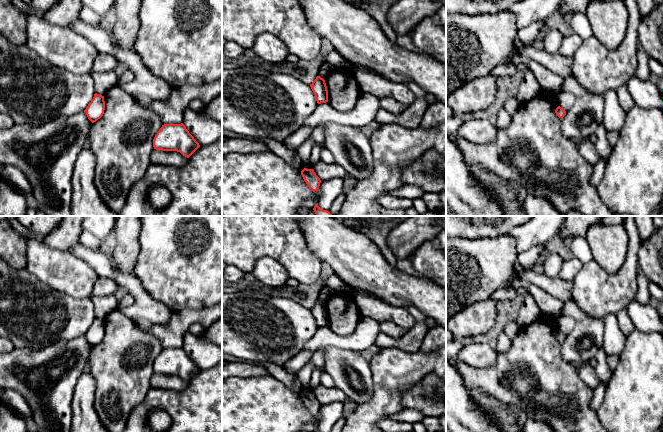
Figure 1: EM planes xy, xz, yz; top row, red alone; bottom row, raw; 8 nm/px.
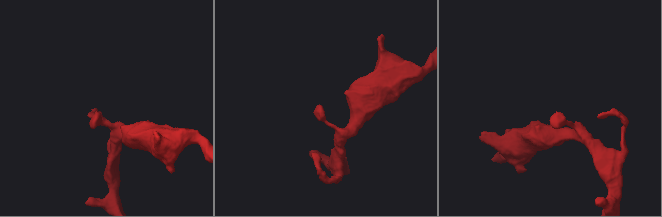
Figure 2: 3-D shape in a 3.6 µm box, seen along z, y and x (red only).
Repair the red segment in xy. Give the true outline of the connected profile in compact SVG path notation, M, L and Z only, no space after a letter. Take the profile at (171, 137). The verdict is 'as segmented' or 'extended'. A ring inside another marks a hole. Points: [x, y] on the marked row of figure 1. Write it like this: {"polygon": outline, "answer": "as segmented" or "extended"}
{"polygon": "M181 123L162 125L153 139L153 147L156 150L177 151L189 158L200 145Z", "answer": "as segmented"}

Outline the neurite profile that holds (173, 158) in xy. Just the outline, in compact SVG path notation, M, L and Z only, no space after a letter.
M154 149L151 153L150 160L156 165L170 165L183 167L187 164L188 158L177 151L162 151Z

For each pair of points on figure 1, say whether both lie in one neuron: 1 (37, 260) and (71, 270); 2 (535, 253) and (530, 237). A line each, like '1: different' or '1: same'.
1: same
2: different

